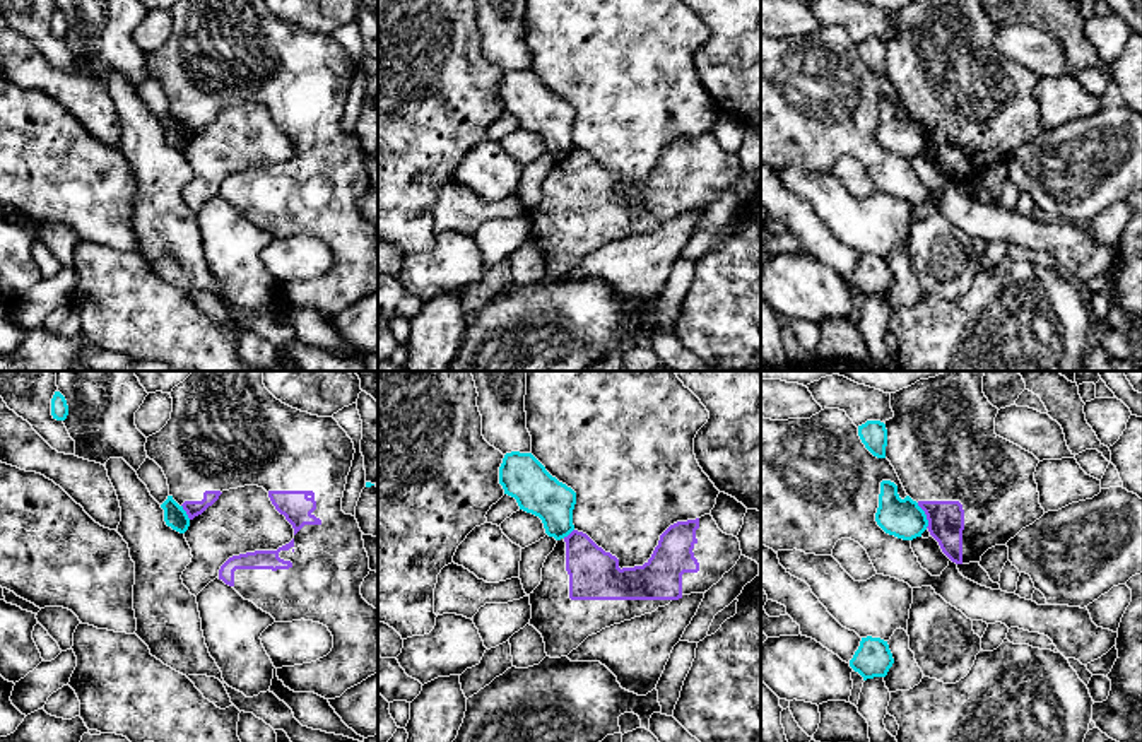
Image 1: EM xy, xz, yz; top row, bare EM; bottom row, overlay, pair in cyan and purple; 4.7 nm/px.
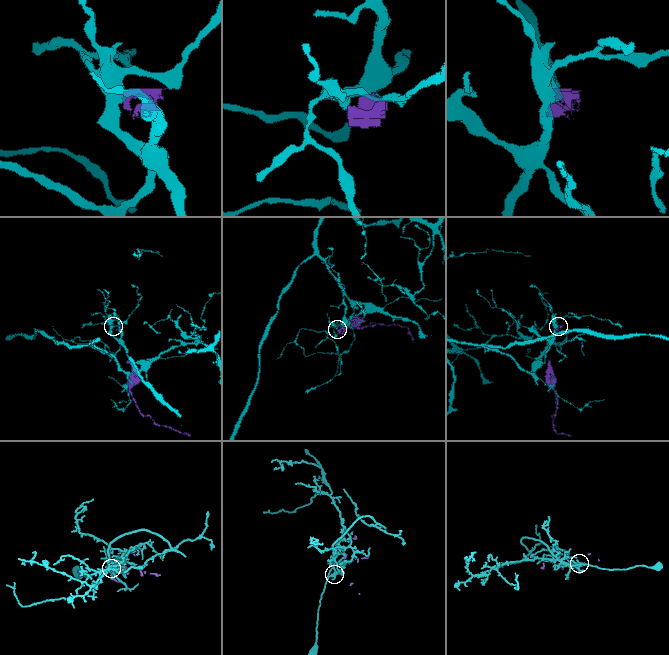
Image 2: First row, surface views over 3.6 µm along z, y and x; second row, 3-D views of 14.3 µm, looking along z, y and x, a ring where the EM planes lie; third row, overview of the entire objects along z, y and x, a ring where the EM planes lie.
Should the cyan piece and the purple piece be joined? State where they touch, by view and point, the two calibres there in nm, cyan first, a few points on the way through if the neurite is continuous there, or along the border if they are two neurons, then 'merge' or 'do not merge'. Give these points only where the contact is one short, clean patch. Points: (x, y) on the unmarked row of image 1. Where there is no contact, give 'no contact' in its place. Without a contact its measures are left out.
meets cyan in yz at (925, 132); 190 nm thick on the cyan side, 180 nm on the other; border along yz (917, 120), (925, 132), (927, 144); do not merge

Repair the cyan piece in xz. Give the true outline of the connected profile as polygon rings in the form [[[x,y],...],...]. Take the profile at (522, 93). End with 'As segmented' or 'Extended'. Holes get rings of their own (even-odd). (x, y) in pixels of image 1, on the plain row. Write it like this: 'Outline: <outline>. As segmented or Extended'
Outline: [[[506,70],[499,101],[504,111],[516,116],[520,127],[542,137],[549,154],[561,157],[574,147],[576,109],[552,94],[532,70]]]. As segmented

